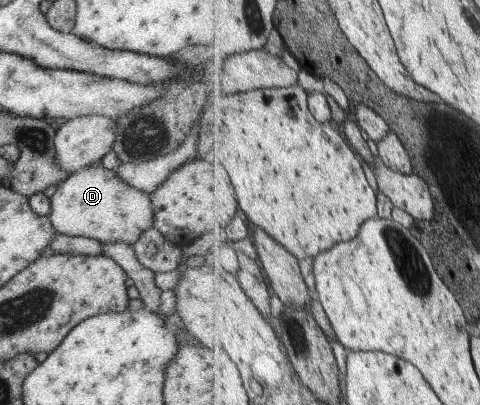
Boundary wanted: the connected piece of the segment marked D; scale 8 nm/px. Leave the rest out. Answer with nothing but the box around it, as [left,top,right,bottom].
[47,167,153,246]

